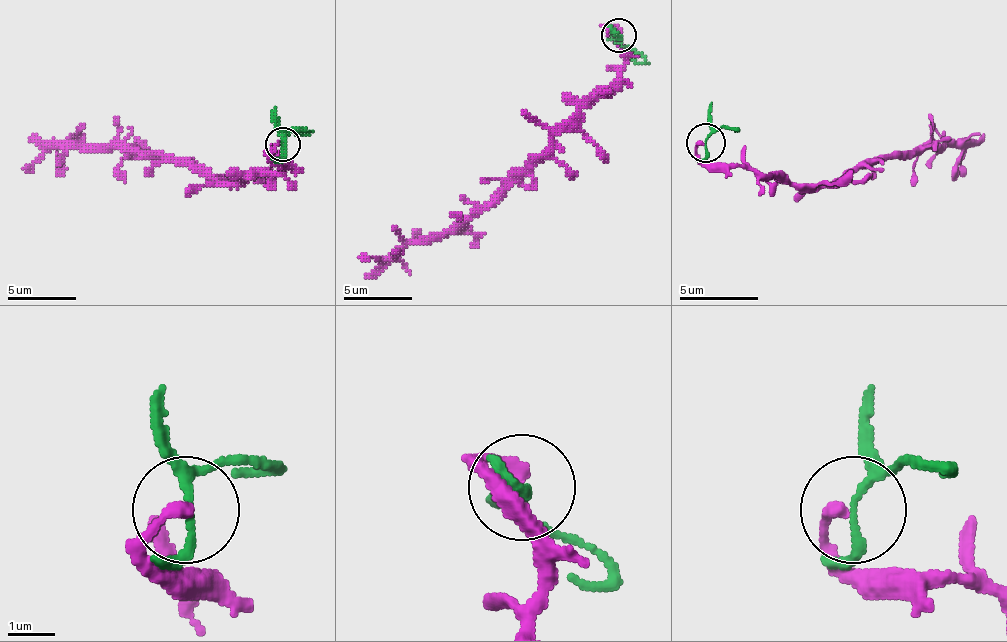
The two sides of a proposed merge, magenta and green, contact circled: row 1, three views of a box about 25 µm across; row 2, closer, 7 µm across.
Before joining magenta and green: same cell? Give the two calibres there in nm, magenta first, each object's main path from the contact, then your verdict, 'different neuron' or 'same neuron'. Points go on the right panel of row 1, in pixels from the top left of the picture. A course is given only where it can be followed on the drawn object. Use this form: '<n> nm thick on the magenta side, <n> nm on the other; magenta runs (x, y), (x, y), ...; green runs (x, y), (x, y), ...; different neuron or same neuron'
280 nm thick on the magenta side, 130 nm on the other; magenta runs (702, 144), (706, 163), (745, 167), (757, 179), (832, 187), (871, 163), (930, 148), (961, 148), (961, 171); green runs (706, 144), (718, 128), (734, 128), (734, 132); different neuron

